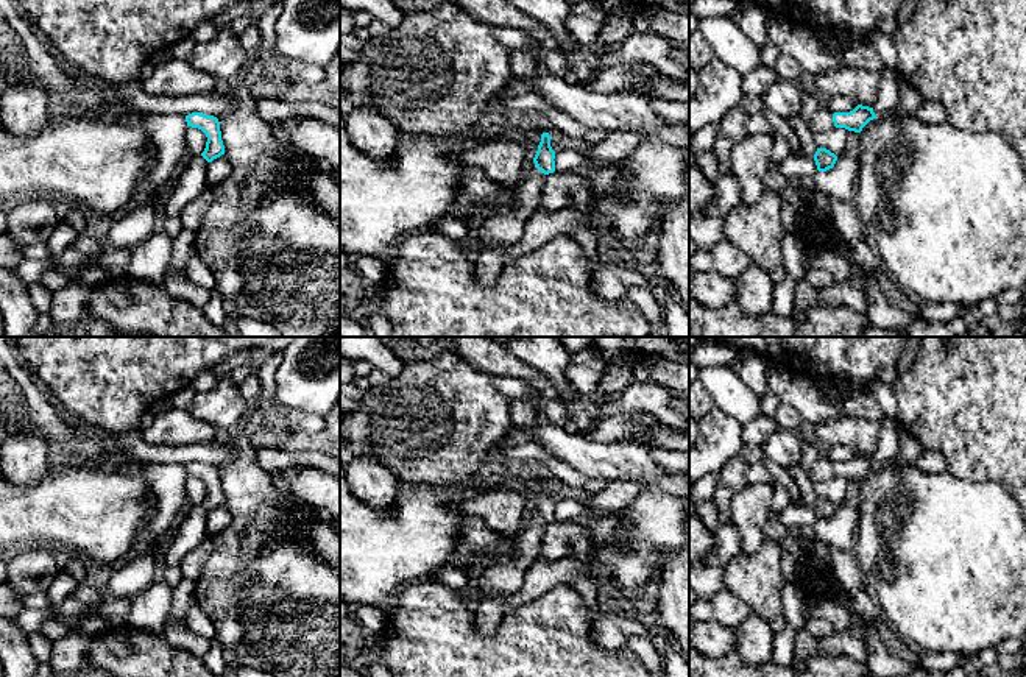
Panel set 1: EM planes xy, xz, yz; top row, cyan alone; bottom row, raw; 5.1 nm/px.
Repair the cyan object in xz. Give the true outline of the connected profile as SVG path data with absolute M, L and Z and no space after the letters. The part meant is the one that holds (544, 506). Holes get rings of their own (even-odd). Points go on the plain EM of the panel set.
M543 482L533 512L538 519L541 519L544 524L549 524L555 521L554 509L555 509L555 501L550 496L550 485L549 482Z

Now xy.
M192 462L186 465L187 476L198 477L201 479L206 487L206 498L201 502L201 505L207 510L212 512L214 509L220 507L225 504L225 494L221 490L221 480L220 480L220 471L214 465L206 465L201 462Z

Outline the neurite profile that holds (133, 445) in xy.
M139 431L115 435L115 446L120 452L139 463L179 463L182 466L192 462L220 466L232 457L232 446L229 435L218 441L206 445L168 446L154 445L142 438Z

